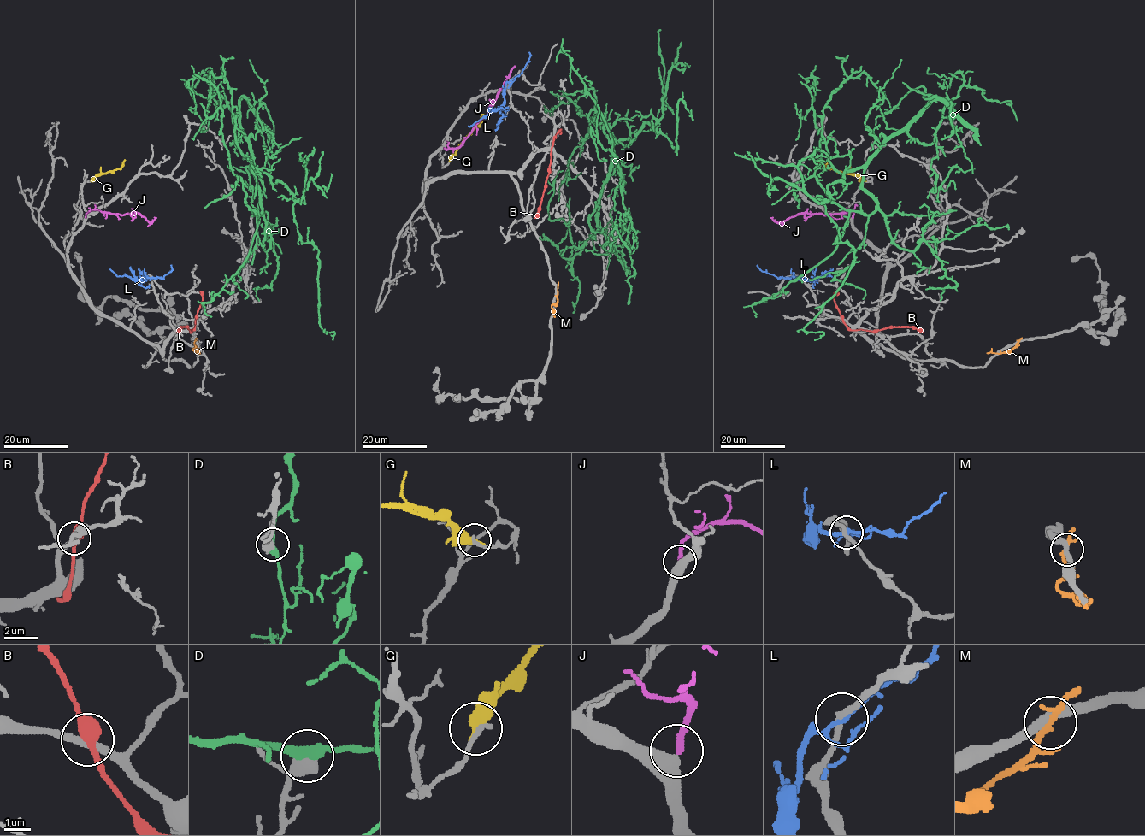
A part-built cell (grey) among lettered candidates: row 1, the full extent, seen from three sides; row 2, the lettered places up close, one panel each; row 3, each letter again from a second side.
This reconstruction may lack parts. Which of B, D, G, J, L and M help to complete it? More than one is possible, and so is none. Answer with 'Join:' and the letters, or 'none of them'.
Join: J

